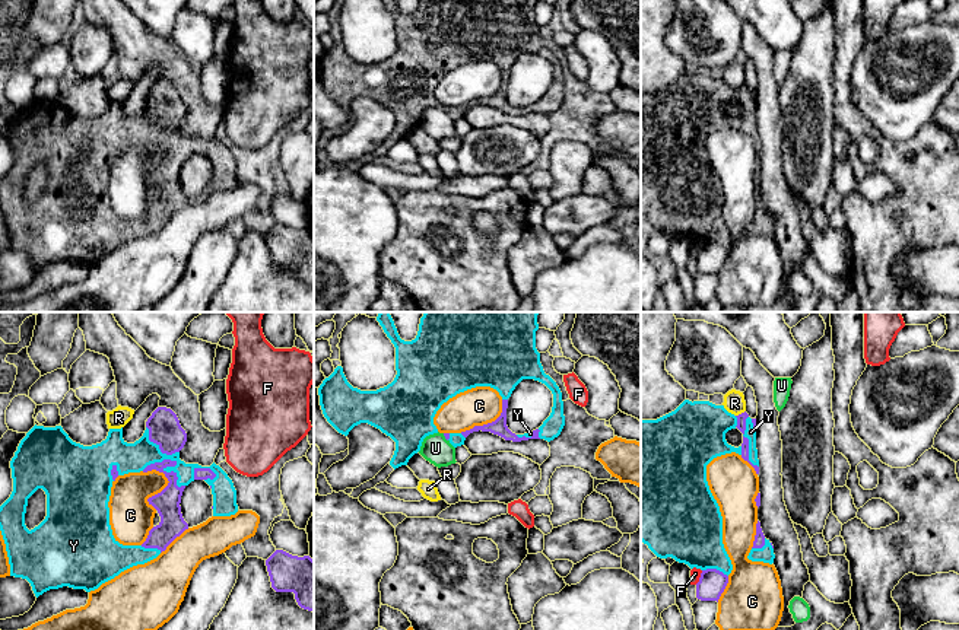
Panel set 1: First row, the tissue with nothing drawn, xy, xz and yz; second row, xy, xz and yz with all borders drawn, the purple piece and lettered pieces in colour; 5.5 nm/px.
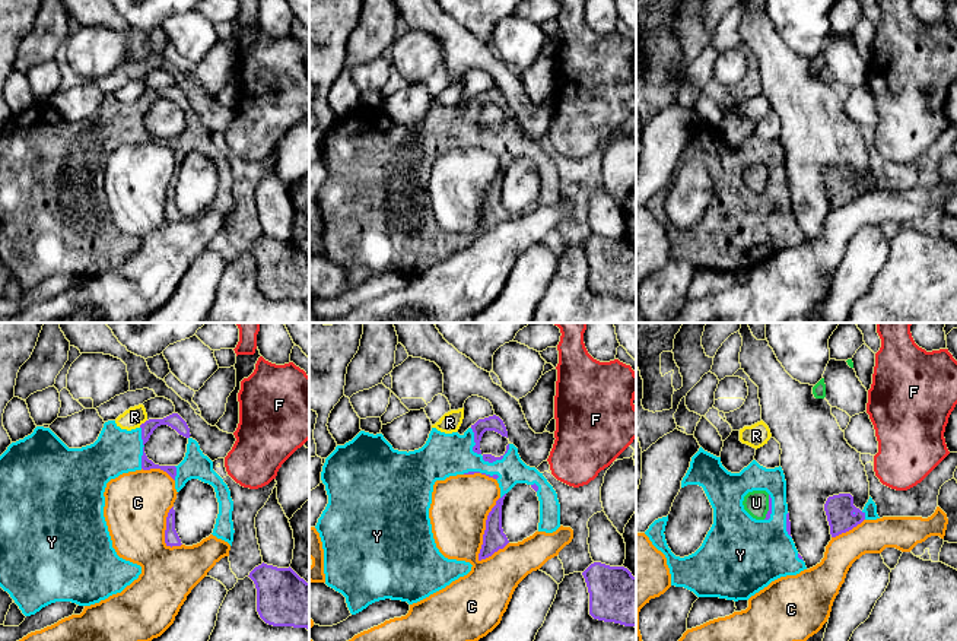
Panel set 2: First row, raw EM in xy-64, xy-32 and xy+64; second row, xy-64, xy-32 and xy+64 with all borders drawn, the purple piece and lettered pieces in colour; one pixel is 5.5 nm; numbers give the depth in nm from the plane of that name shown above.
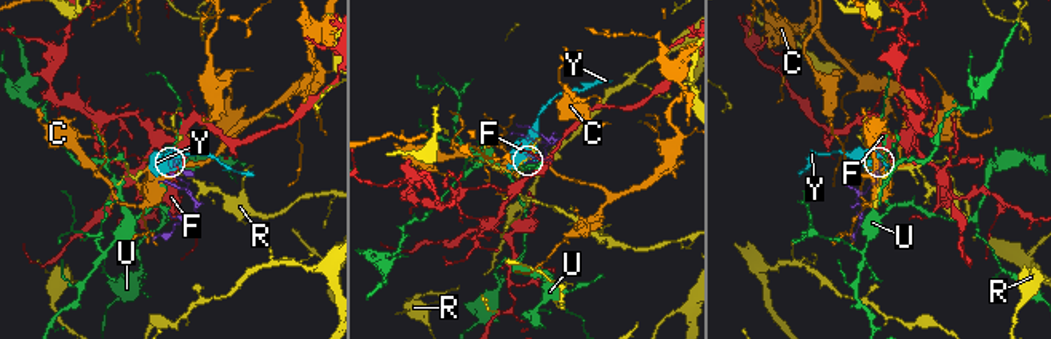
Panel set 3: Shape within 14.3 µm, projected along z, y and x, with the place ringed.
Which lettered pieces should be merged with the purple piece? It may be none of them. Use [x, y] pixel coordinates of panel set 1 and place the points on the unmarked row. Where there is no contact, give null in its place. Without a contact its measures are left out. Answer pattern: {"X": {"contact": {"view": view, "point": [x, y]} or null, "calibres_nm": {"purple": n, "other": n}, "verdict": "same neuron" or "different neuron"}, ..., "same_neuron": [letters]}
{"C": {"contact": {"view": "xy", "point": [164, 162]}, "calibres_nm": {"purple": 140, "other": 240}, "verdict": "different neuron"}, "F": {"contact": {"view": "yz", "point": [699, 251]}, "calibres_nm": {"purple": 150, "other": 60}, "verdict": "different neuron"}, "R": {"contact": {"view": "yz", "point": [742, 86]}, "calibres_nm": {"purple": 50, "other": 120}, "verdict": "different neuron"}, "U": {"contact": {"view": "xz", "point": [445, 111]}, "calibres_nm": {"purple": 30, "other": 160}, "verdict": "different neuron"}, "Y": {"contact": {"view": "xy", "point": [172, 139]}, "calibres_nm": {"purple": 140, "other": 160}, "verdict": "same neuron"}, "same_neuron": ["Y"]}

